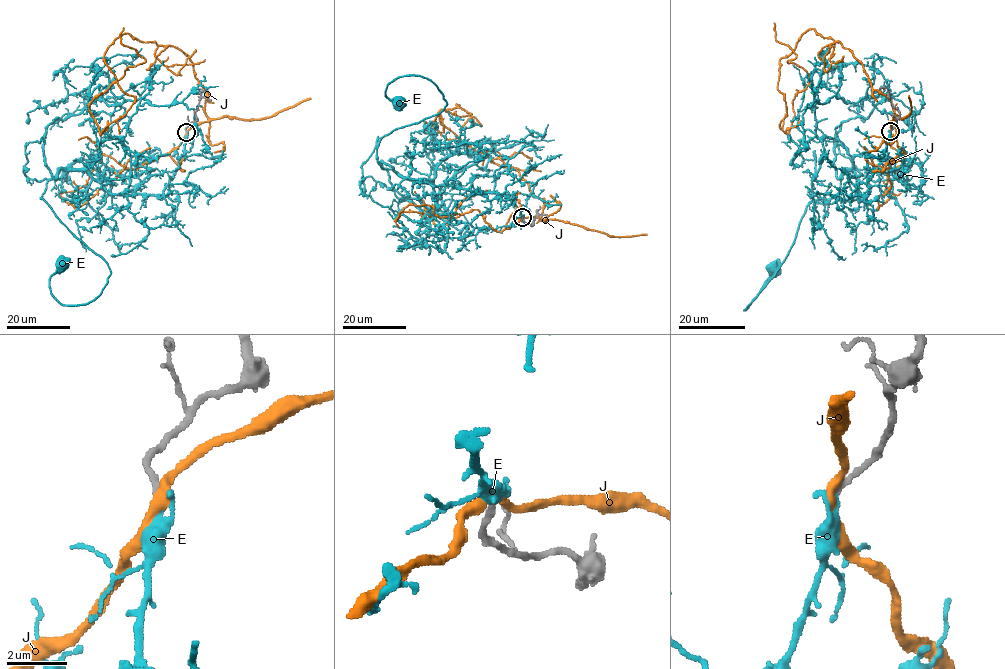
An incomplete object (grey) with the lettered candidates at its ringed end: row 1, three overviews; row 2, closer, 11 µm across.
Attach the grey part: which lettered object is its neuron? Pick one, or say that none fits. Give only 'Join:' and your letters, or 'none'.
Join: E

